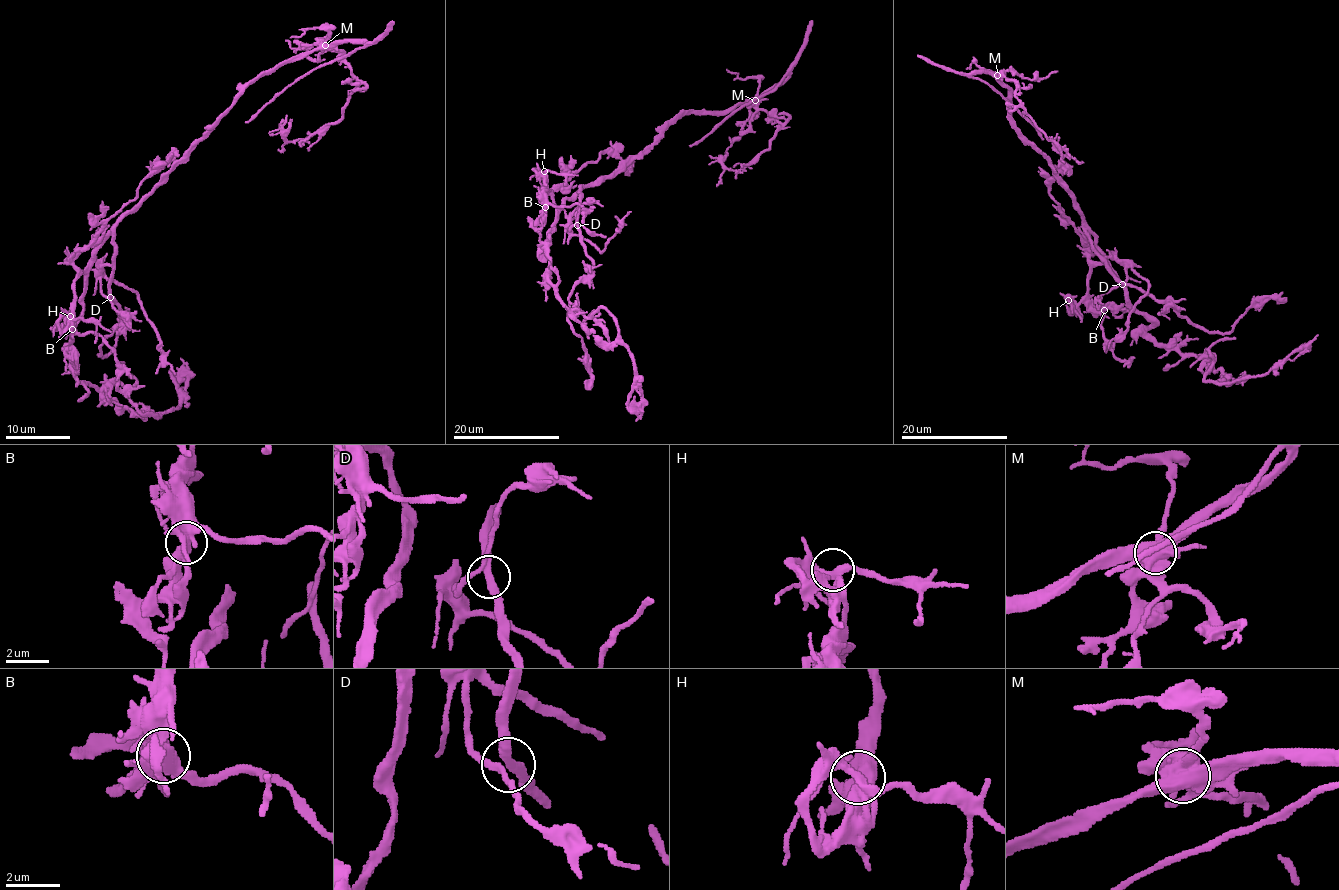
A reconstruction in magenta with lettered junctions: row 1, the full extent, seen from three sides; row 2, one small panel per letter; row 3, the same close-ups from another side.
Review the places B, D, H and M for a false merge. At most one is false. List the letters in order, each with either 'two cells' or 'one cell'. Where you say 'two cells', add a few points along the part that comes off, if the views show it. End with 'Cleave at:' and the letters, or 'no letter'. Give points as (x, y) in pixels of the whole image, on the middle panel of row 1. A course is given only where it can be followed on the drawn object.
B: one cell
D: one cell
H: one cell
M: two cells; course (755, 101), (771, 119), (776, 118), (780, 127), (771, 144), (739, 170), (729, 170), (723, 160)
Cleave at: M

